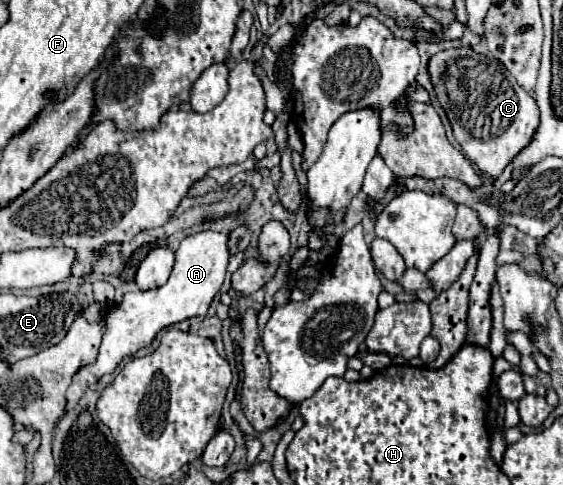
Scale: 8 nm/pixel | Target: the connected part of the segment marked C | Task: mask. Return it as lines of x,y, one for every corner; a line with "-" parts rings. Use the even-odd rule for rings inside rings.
471,47
439,51
429,59
427,69
439,105
445,109
453,135
465,155
491,179
499,177
537,129
535,99
513,79
501,61
475,53

